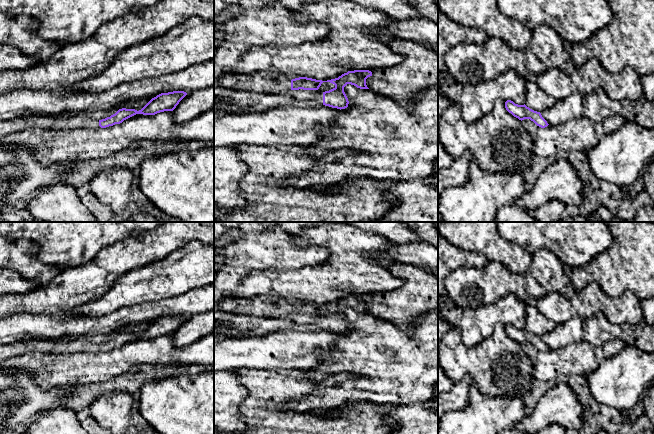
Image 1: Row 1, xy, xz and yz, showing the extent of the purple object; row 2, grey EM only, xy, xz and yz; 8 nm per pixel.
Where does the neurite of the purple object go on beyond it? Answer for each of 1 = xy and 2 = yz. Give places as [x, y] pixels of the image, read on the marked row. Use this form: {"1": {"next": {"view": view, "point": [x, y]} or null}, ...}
{"1": {"next": {"view": "xy", "point": [82, 120]}}, "2": {"next": null}}

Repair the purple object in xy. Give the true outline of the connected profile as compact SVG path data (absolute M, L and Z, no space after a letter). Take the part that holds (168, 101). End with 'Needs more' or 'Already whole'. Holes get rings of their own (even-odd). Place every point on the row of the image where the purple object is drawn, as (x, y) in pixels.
M184 91L161 93L152 98L141 110L119 109L115 114L102 120L91 115L80 113L72 117L58 117L45 115L31 115L23 118L0 120L0 139L19 131L39 129L76 129L76 128L106 128L120 124L124 120L136 115L155 115L164 111L173 111L179 102L187 95Z. Needs more

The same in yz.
M507 100L505 102L505 108L509 113L521 121L524 119L530 119L541 128L545 128L549 125L540 112L530 109L525 104L518 105L511 100Z. Already whole

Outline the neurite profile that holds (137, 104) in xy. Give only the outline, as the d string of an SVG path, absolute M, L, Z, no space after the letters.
M149 96L149 97L145 97L142 99L135 99L135 100L125 100L112 109L98 110L98 111L90 113L89 115L91 115L97 120L102 120L107 117L110 117L111 115L115 114L119 109L122 109L122 108L135 109L139 111L154 97L156 96Z

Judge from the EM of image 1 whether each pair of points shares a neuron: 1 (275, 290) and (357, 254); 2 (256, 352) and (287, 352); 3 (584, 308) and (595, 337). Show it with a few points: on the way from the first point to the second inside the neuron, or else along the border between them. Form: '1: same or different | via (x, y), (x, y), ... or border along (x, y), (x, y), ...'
1: same | via (295, 289), (322, 289), (337, 274)
2: same | via (264, 352), (279, 351)
3: different | border along (583, 319), (600, 312), (611, 323)

